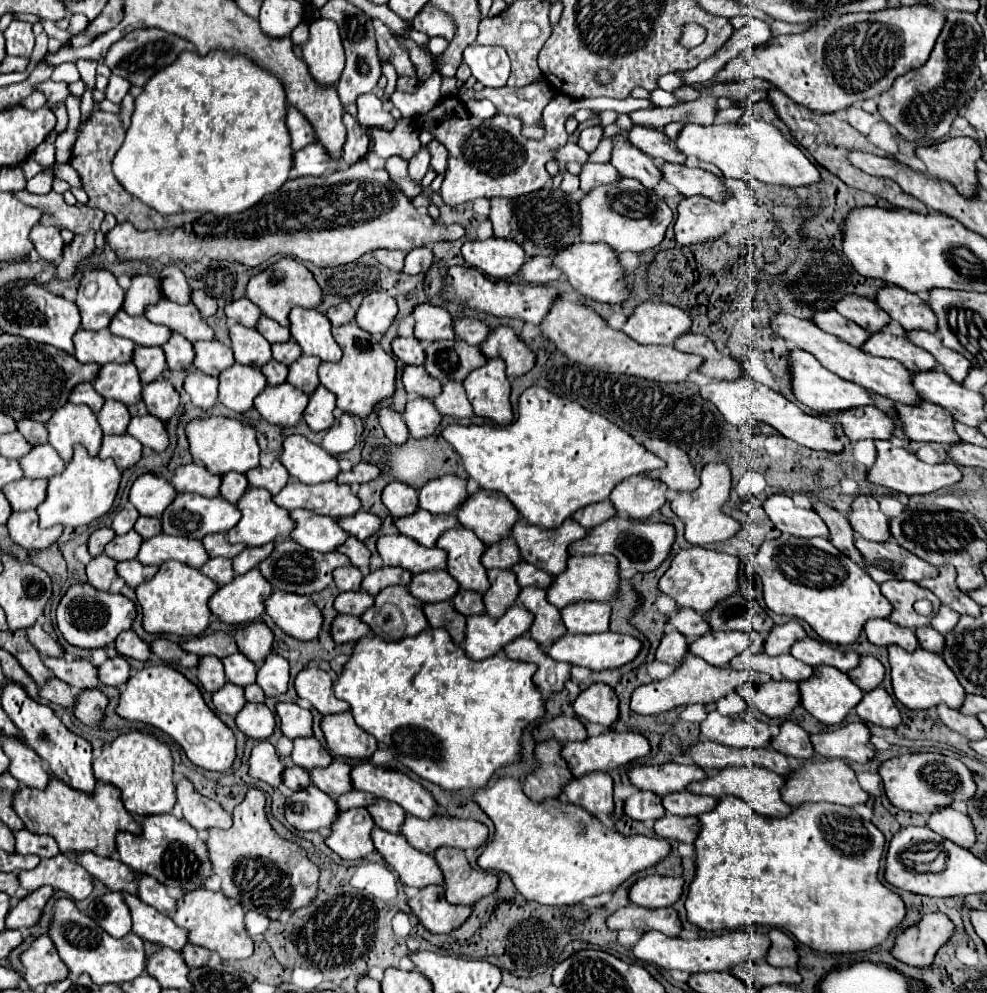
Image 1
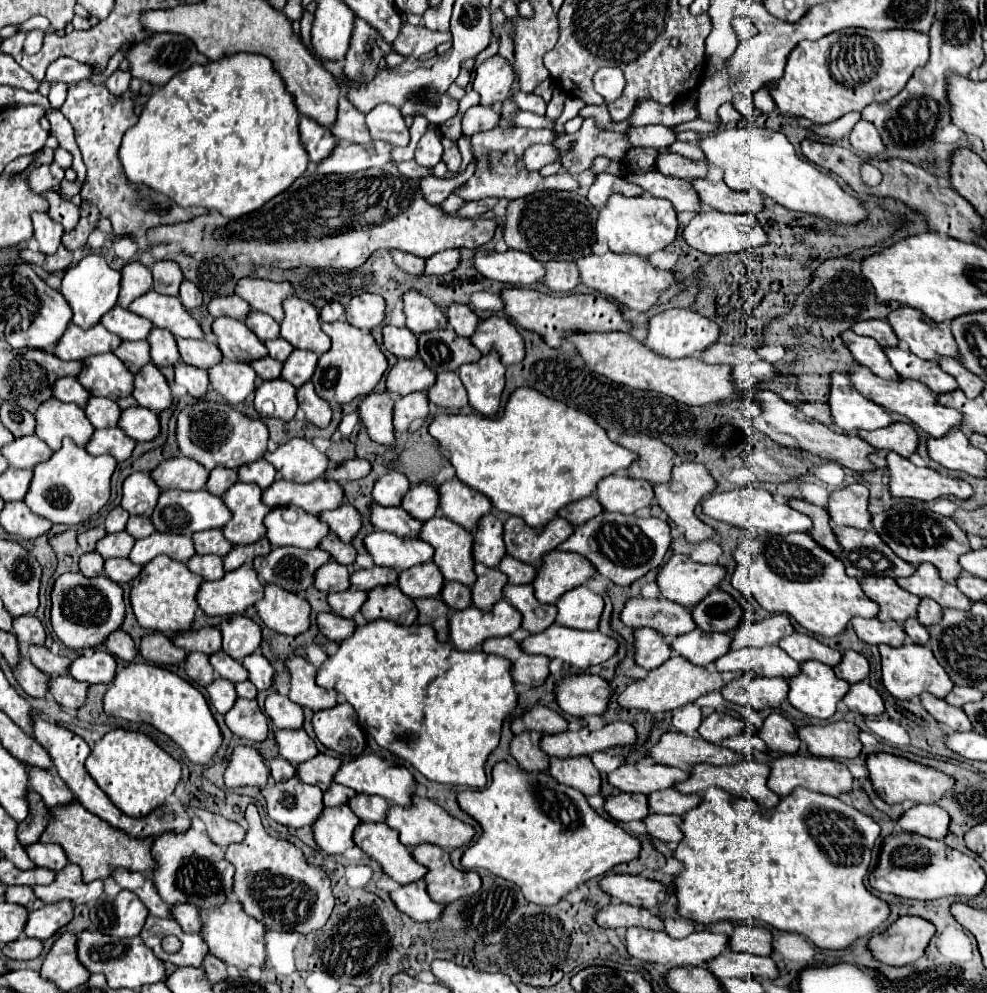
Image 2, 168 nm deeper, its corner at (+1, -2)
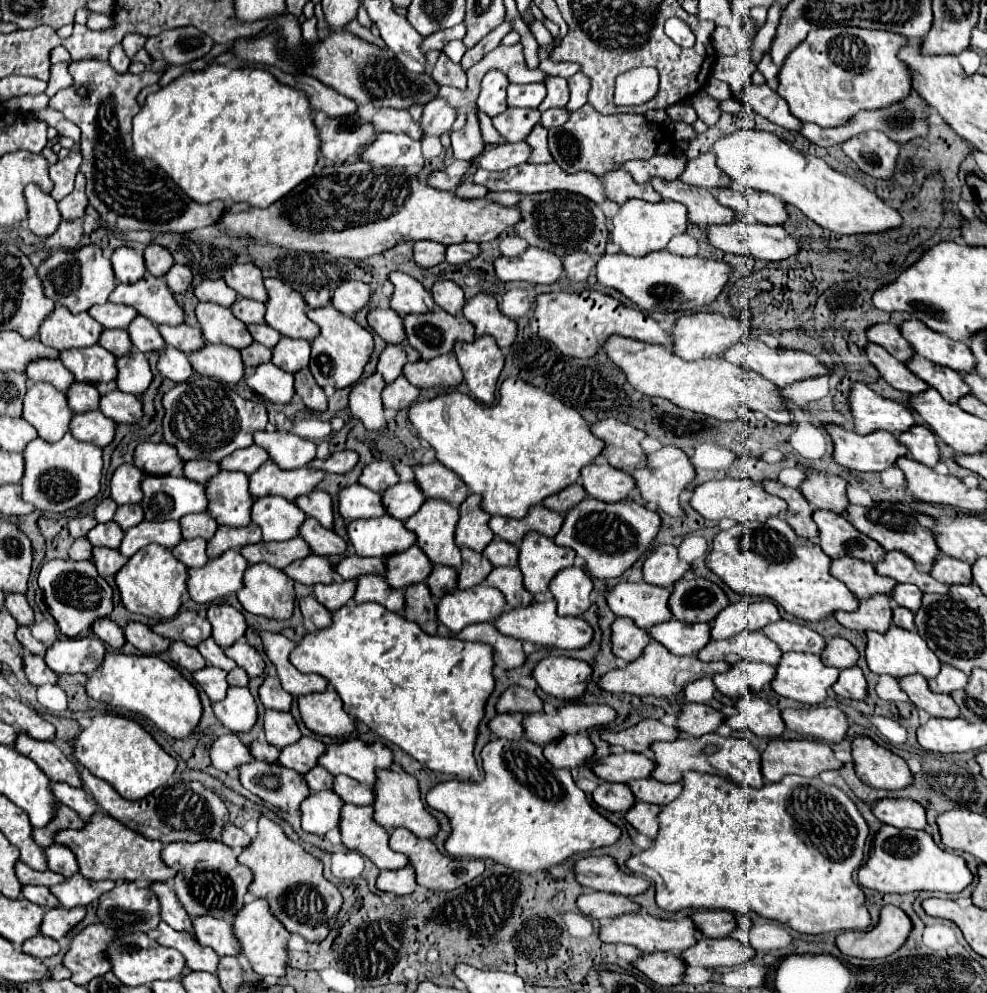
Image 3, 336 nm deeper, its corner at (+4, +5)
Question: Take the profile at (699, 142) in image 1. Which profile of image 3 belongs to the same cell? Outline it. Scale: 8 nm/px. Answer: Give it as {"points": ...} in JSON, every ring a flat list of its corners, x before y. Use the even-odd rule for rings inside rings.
{"points":[[739,130,717,140,713,152,717,156,717,166,737,184,759,192,769,192,787,204,797,206,815,224,837,234,877,234,903,224,901,214,877,198,877,194,869,192,863,184,833,170,817,156,801,154,771,132]]}

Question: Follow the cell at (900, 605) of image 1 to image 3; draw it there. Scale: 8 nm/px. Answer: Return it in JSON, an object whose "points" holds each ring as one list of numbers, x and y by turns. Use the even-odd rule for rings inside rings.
{"points":[[843,556,831,562,833,578,841,580,859,600,865,600,873,594,889,594,891,588,897,584,891,578,883,578,875,572,873,564,855,560,851,556]]}

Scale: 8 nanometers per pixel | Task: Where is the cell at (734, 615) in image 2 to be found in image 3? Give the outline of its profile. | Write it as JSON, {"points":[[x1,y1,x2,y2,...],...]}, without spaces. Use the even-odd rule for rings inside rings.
{"points":[[679,580,669,596,671,614,681,622,711,622,729,604,725,592,705,580]]}

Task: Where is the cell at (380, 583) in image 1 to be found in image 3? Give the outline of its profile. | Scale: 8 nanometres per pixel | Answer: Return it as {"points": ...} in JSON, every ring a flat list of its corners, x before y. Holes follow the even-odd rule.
{"points":[[347,556,343,558,337,566,335,572,343,578,343,580,353,580,361,574,383,574,385,572,385,564,381,558,363,558,363,556]]}

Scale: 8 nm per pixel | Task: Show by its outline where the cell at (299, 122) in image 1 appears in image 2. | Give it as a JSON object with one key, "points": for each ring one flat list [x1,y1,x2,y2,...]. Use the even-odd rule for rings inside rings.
{"points":[[300,115,300,139,302,139,302,145,306,147,310,161,314,163,328,157,334,145,338,143,336,137,326,127,322,127,320,123,304,115]]}

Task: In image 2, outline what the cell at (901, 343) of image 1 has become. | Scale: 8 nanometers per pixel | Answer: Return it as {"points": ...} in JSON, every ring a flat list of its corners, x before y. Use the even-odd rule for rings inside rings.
{"points":[[888,347,888,349,884,349,884,353,900,377,920,381,920,383,928,385,936,395,952,391,954,387,958,387,954,377,948,375,946,371,942,371,936,361,930,363,926,359,920,359,904,347]]}

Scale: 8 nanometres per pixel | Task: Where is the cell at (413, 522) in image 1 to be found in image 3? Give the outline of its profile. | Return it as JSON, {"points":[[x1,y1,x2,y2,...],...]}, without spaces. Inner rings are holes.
{"points":[[361,484,345,486,339,490,339,514,345,520,383,516,385,508,381,504,381,494,371,492]]}

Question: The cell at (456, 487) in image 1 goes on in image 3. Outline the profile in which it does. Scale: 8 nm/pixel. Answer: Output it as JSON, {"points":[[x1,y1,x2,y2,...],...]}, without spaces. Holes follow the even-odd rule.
{"points":[[399,482,383,492,383,506,387,508,387,514,397,520,407,520,413,516,423,502,425,494,413,482]]}

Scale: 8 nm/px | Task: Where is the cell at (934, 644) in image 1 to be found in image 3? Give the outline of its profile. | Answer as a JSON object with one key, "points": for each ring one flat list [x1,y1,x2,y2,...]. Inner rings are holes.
{"points":[[895,606,893,608,893,624,905,630,915,630,915,622,913,622,913,612,903,608,903,606]]}

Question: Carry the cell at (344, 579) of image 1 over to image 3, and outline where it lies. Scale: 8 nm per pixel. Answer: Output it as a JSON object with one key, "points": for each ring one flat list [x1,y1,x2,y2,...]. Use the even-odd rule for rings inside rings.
{"points":[[309,554,307,558,295,560,291,566,287,566,283,570,291,580,301,582,301,584,331,584,331,574,333,568,329,566,327,558,317,556,317,554]]}

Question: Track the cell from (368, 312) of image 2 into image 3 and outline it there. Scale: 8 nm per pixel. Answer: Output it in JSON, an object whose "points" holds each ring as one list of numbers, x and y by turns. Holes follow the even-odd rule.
{"points":[[343,282,331,296,331,304,347,314,353,316,359,308,367,306,367,300,371,296,371,288,363,282]]}

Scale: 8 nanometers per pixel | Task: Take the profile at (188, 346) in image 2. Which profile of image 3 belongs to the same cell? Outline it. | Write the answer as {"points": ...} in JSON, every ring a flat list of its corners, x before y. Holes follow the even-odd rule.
{"points":[[163,324,163,326,159,326,159,332,161,332,167,346,173,346,185,354,191,354,197,348,205,346,203,334,197,326,187,326,187,324,167,326,167,324]]}

